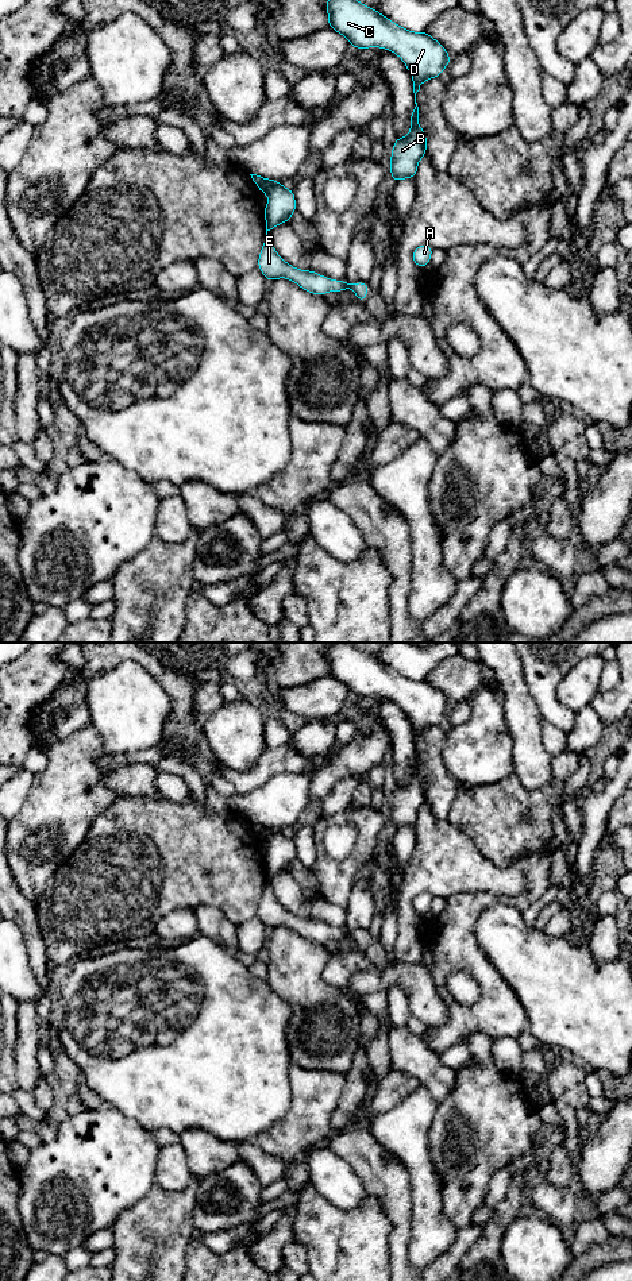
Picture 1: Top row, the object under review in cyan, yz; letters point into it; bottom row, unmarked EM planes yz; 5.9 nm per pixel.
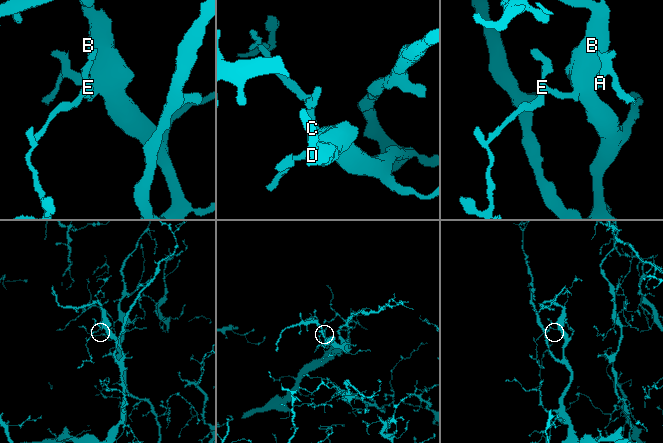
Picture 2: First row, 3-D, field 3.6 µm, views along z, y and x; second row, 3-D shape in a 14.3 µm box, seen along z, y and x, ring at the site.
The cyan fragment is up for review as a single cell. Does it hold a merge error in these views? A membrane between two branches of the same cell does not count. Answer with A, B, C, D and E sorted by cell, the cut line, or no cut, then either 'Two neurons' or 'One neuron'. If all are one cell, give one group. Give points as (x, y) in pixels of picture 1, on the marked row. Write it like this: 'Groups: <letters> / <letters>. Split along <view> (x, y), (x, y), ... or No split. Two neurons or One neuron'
Groups: A B C D E. No split. One neuron

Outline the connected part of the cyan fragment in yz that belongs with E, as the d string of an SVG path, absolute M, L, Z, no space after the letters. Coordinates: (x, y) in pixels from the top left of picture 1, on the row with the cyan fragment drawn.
M257 174L250 175L257 188L269 197L269 202L263 211L266 219L266 236L258 258L258 269L269 283L277 278L288 278L301 289L316 296L323 296L327 292L352 289L355 292L357 301L365 302L369 290L367 282L355 282L351 285L343 279L335 281L327 278L312 270L300 270L286 263L277 254L273 240L267 232L281 223L290 221L293 212L297 209L294 192L282 186L277 180L267 180Z

